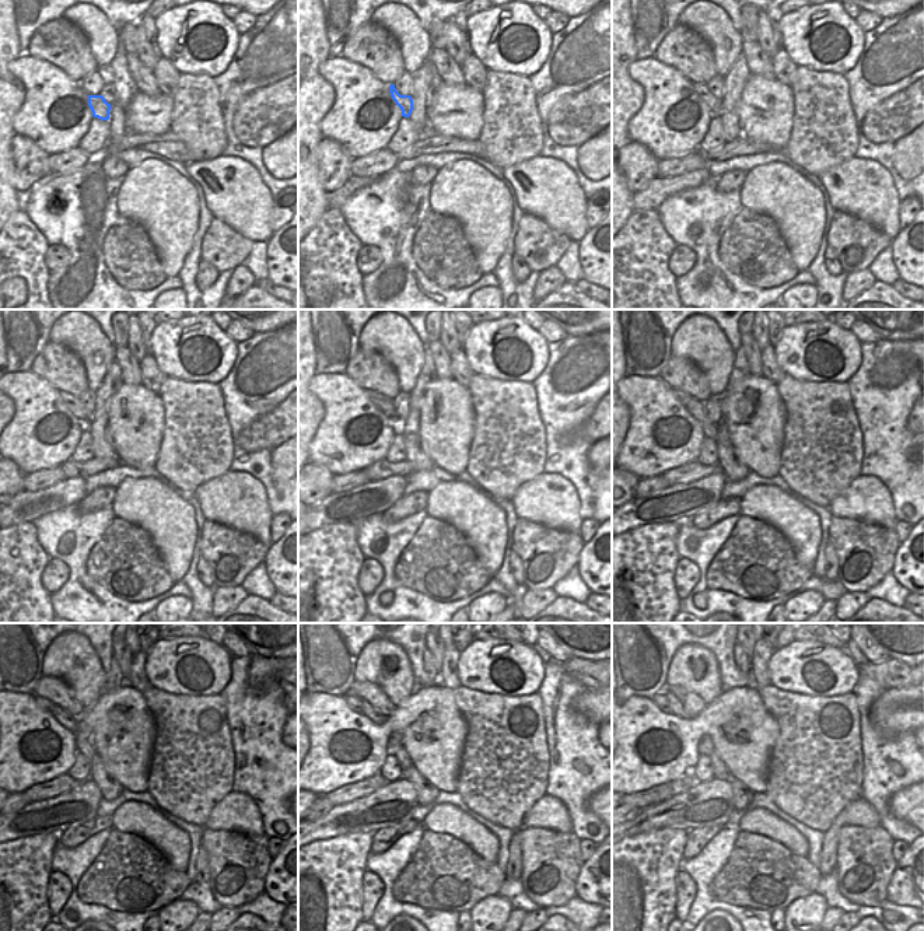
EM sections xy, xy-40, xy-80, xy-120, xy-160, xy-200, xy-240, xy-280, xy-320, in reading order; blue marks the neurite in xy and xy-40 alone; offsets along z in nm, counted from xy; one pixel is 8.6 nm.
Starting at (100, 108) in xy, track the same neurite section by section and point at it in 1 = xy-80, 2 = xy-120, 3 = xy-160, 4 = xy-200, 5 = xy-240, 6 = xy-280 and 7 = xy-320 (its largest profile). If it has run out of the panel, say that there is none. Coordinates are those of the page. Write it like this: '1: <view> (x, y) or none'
1: xy-80 (713, 102)
2: xy-120 (73, 403)
3: xy-160 (384, 403)
4: xy-200 (693, 406)
5: xy-240 (66, 720)
6: xy-280 (373, 714)
7: xy-320 (676, 707)

